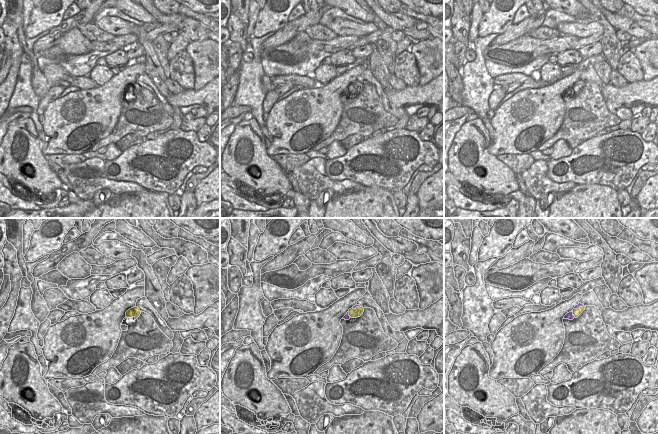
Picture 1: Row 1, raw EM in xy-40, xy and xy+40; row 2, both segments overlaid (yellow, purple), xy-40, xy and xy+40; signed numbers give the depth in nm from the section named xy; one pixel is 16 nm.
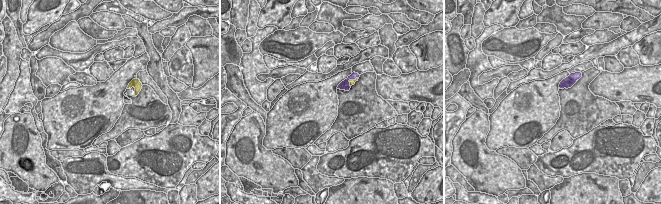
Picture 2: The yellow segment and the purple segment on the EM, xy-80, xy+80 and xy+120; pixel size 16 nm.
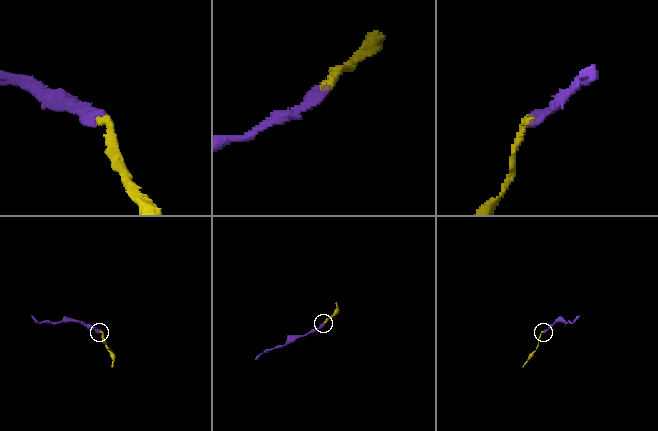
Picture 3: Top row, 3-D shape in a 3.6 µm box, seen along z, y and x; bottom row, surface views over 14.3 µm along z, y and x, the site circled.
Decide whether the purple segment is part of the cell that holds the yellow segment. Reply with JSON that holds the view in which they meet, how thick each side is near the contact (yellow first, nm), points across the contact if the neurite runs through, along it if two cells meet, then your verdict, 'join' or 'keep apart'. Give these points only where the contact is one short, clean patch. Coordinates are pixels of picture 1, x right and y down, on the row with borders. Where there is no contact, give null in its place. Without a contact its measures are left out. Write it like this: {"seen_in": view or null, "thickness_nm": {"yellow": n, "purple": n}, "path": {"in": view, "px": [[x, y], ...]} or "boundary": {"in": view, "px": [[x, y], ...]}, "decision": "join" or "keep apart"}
{"seen_in": "xy+40", "thickness_nm": {"yellow": 130, "purple": 120}, "path": {"in": "xy+40", "px": [[576, 312], [573, 314], [570, 316]]}, "decision": "join"}

